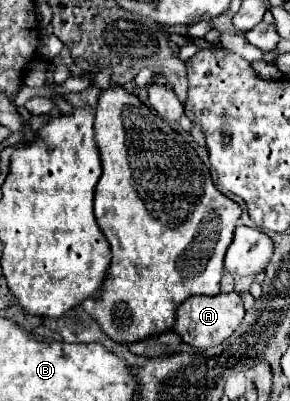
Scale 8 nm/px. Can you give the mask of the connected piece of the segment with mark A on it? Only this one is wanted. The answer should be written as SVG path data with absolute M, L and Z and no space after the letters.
M236 292L216 296L192 296L178 306L174 332L178 332L186 344L204 350L222 344L240 326L242 318L244 318L244 306L242 298Z

